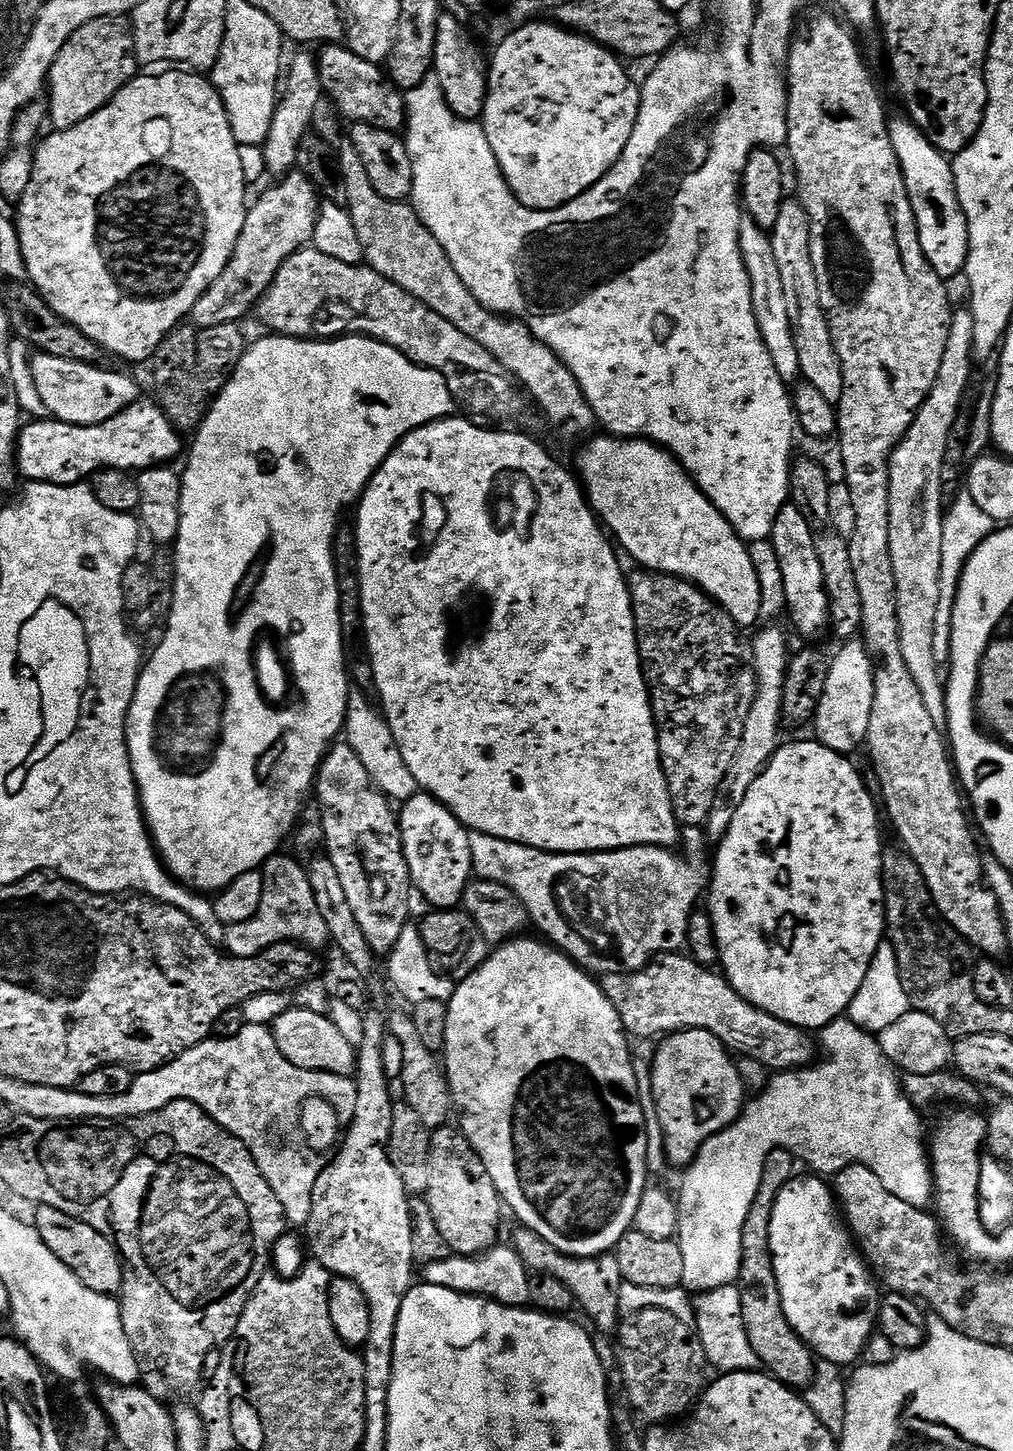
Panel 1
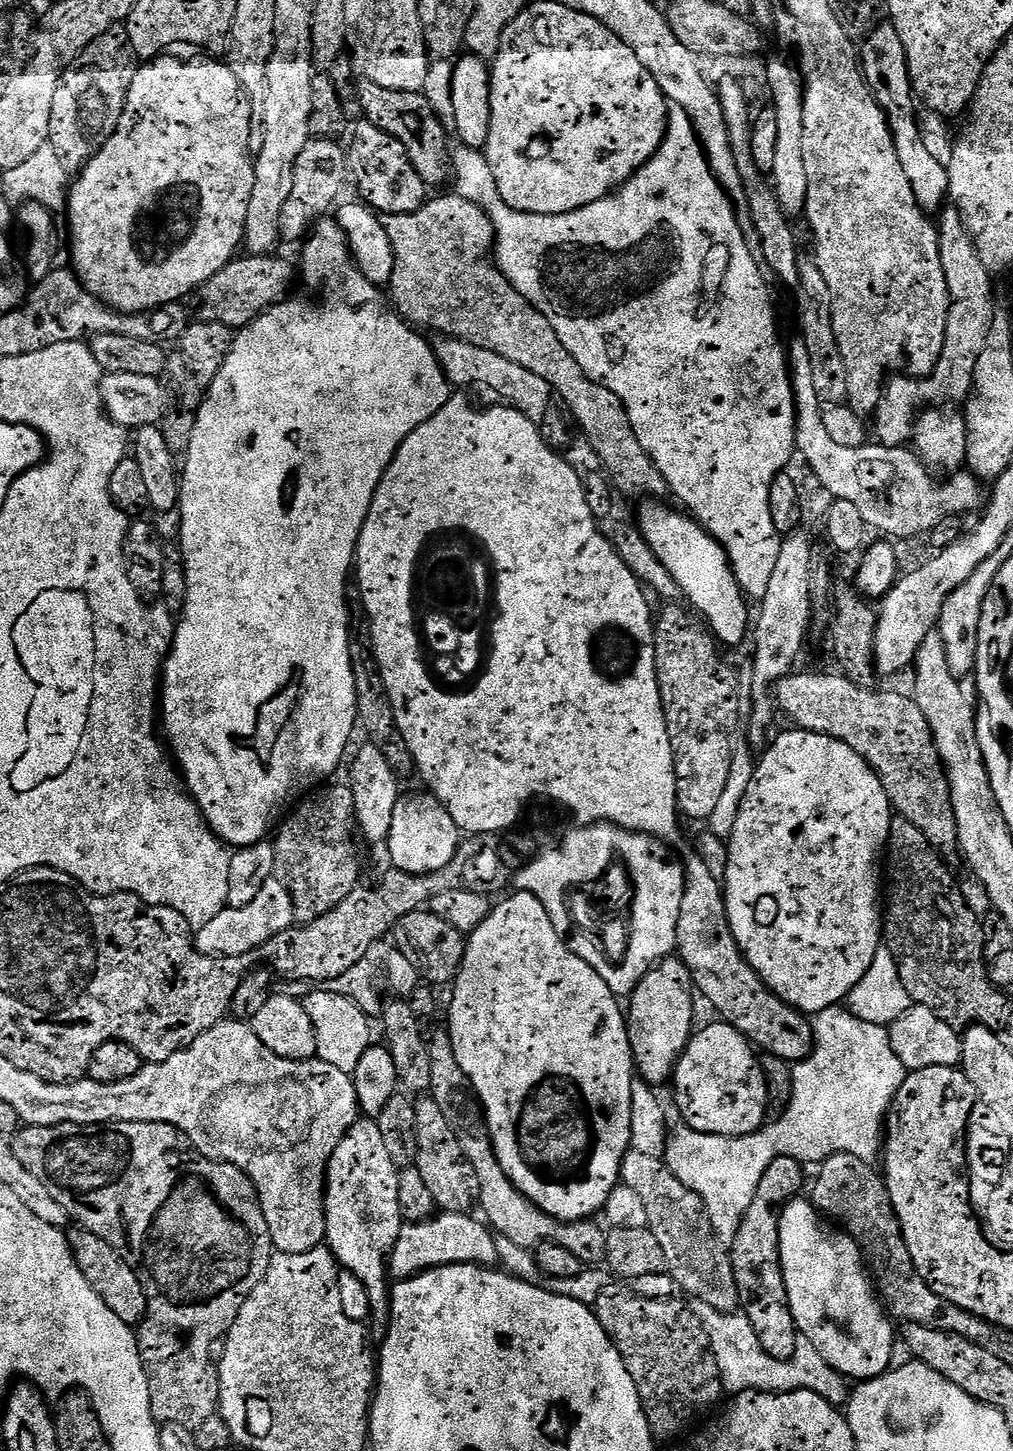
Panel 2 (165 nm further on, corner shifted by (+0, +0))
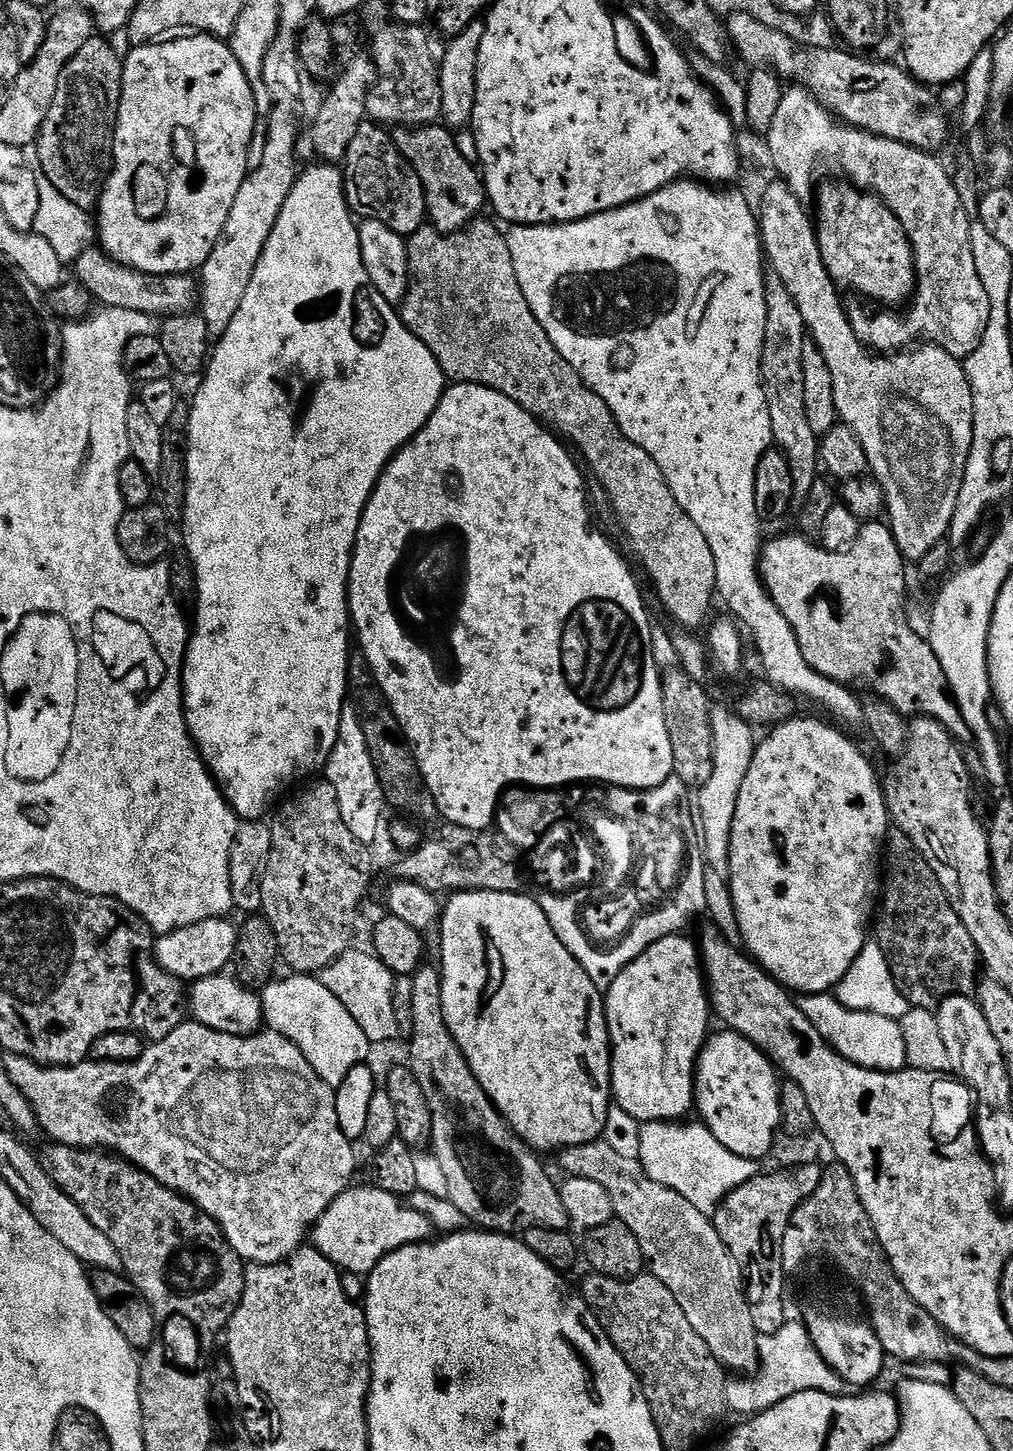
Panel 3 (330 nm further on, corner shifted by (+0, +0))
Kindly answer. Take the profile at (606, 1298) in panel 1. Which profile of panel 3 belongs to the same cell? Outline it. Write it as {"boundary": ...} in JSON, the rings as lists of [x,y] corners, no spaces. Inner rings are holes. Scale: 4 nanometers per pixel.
{"boundary":[[[425,962],[413,975],[414,982],[414,1020],[410,1037],[412,1045],[408,1048],[408,1060],[422,1094],[426,1094],[426,1106],[432,1115],[431,1155],[436,1156],[449,1187],[448,1199],[458,1206],[473,1225],[489,1232],[501,1234],[523,1234],[532,1228],[565,1230],[570,1221],[566,1206],[562,1206],[562,1194],[557,1181],[548,1177],[539,1155],[517,1136],[504,1115],[496,1109],[495,1102],[488,1097],[478,1078],[470,1070],[458,1042],[446,1026],[442,1014],[442,982],[444,977],[437,965]]]}

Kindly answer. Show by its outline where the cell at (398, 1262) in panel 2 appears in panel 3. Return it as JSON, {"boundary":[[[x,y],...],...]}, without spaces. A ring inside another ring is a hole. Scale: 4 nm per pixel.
{"boundary":[[[353,1186],[347,1188],[328,1207],[322,1218],[318,1218],[318,1222],[312,1227],[310,1240],[337,1268],[364,1278],[375,1270],[382,1258],[386,1258],[394,1250],[405,1248],[407,1244],[431,1241],[432,1234],[434,1236],[431,1219],[412,1208],[408,1202],[402,1202],[401,1197],[375,1186]]]}

